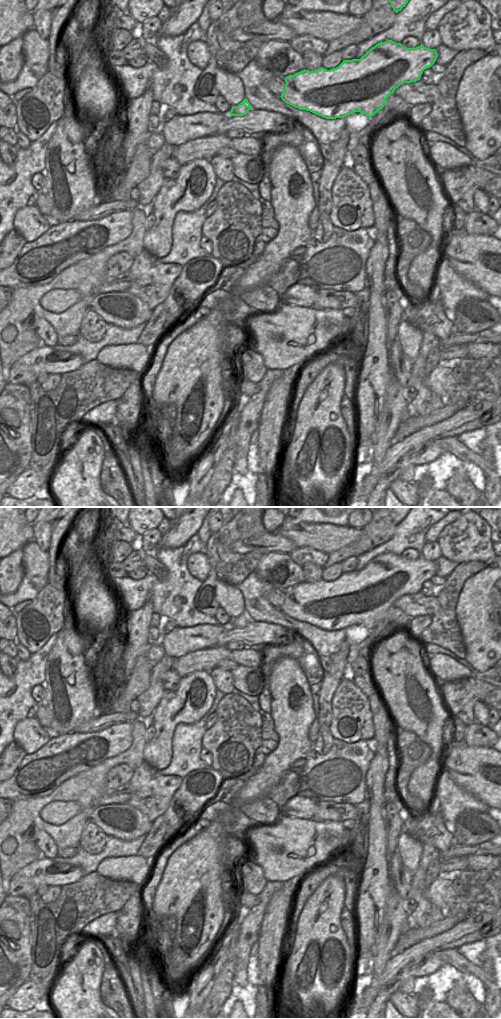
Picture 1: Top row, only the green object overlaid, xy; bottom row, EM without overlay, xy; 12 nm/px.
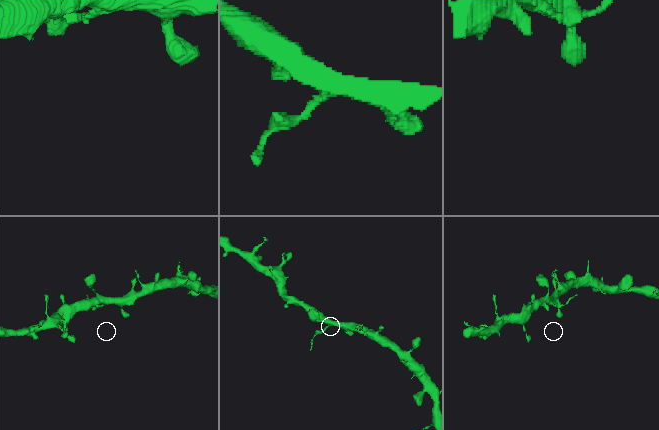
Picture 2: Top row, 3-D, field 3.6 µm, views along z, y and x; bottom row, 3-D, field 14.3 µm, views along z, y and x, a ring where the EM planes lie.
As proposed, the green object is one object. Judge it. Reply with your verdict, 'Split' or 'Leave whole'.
Split.

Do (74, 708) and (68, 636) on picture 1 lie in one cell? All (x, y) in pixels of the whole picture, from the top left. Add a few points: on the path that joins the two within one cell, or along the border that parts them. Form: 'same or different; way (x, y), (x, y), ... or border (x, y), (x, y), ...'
same; way (70, 690), (67, 676), (67, 654)

